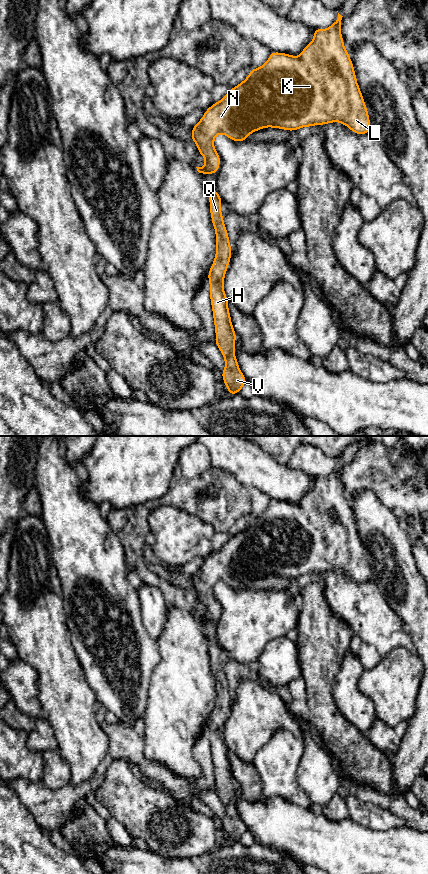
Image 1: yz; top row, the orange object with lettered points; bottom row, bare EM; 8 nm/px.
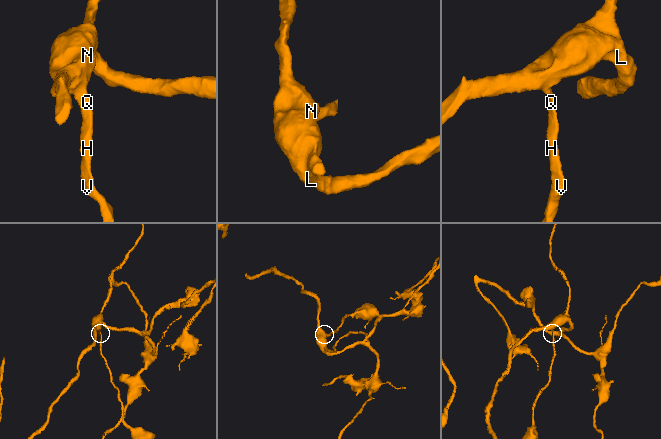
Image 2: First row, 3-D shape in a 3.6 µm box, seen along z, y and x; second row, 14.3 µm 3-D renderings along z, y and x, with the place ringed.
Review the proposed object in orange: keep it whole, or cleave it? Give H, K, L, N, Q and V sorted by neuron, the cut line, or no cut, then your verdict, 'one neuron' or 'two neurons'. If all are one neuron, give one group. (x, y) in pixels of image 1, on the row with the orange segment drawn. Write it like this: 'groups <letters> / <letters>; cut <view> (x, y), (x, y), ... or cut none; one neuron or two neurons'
groups H K L N Q V; cut none; one neuron

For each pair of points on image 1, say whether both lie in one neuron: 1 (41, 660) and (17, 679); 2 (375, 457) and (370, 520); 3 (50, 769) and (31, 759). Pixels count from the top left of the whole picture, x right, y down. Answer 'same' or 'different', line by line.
1: different
2: different
3: different

